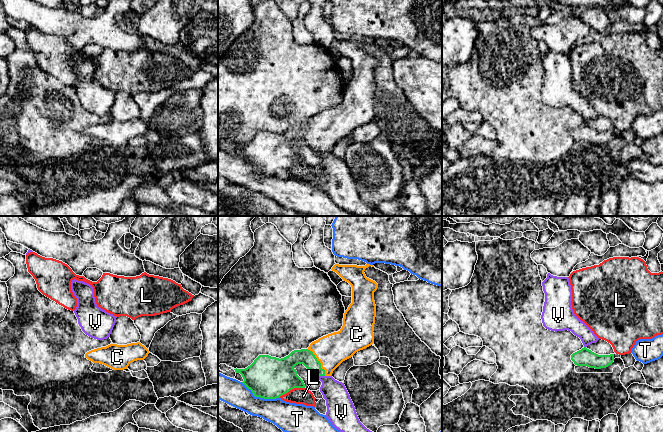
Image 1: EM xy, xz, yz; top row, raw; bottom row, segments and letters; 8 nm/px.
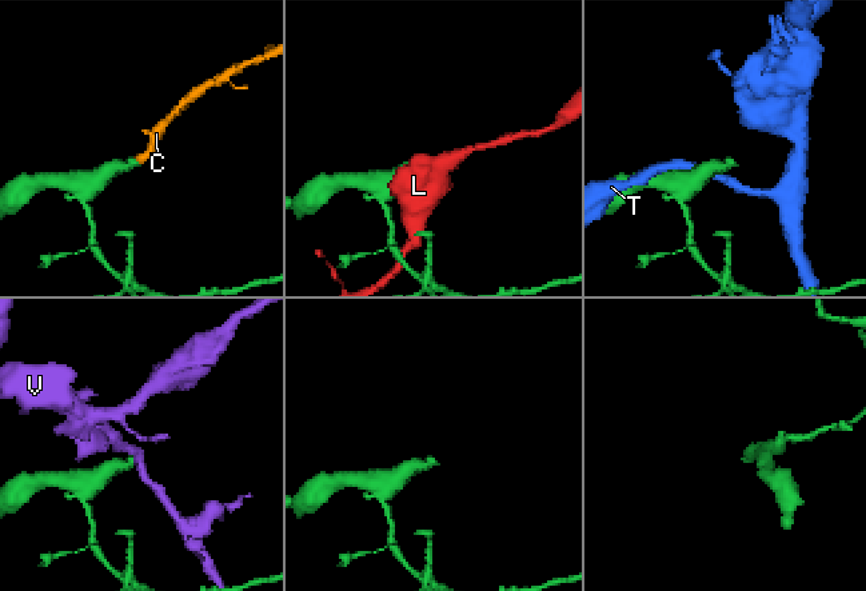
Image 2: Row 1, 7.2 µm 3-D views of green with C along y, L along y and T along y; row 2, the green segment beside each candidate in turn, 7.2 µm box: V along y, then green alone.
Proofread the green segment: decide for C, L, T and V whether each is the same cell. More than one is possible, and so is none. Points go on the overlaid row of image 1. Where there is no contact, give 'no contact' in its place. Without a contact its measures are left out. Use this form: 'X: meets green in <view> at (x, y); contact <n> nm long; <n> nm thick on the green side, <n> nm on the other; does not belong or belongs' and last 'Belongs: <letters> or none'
C: meets green in xz at (318, 361); contact 260 nm long; 130 nm thick on the green side, 260 nm on the other; belongs
L: meets green in xz at (291, 389); contact 220 nm long; 340 nm thick on the green side, 130 nm on the other; does not belong
T: meets green in xz at (260, 397); contact 340 nm long; 340 nm thick on the green side, 220 nm on the other; does not belong
V: meets green in xz at (320, 375); contact 70 nm long; 140 nm thick on the green side, 200 nm on the other; does not belong
Belongs: C

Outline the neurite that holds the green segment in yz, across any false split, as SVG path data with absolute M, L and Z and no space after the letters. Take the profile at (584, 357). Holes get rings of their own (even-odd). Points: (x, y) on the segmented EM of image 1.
M586 347L573 353L571 360L577 366L587 366L589 368L601 369L611 365L614 361L614 354L598 355Z

